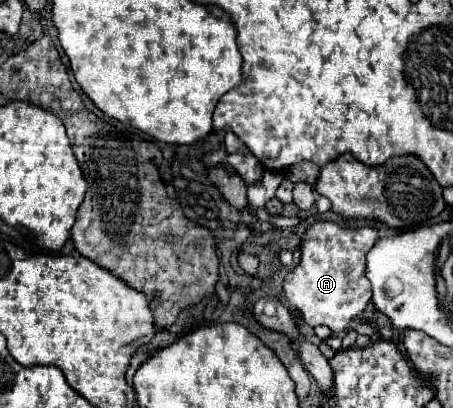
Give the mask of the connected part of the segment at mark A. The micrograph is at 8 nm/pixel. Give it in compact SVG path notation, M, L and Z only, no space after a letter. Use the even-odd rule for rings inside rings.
M330 221L314 223L302 239L302 259L284 279L284 295L292 301L292 309L302 313L306 325L326 325L332 331L344 331L348 323L360 315L370 301L370 281L364 277L366 253L376 243L378 233L372 227L344 229Z

